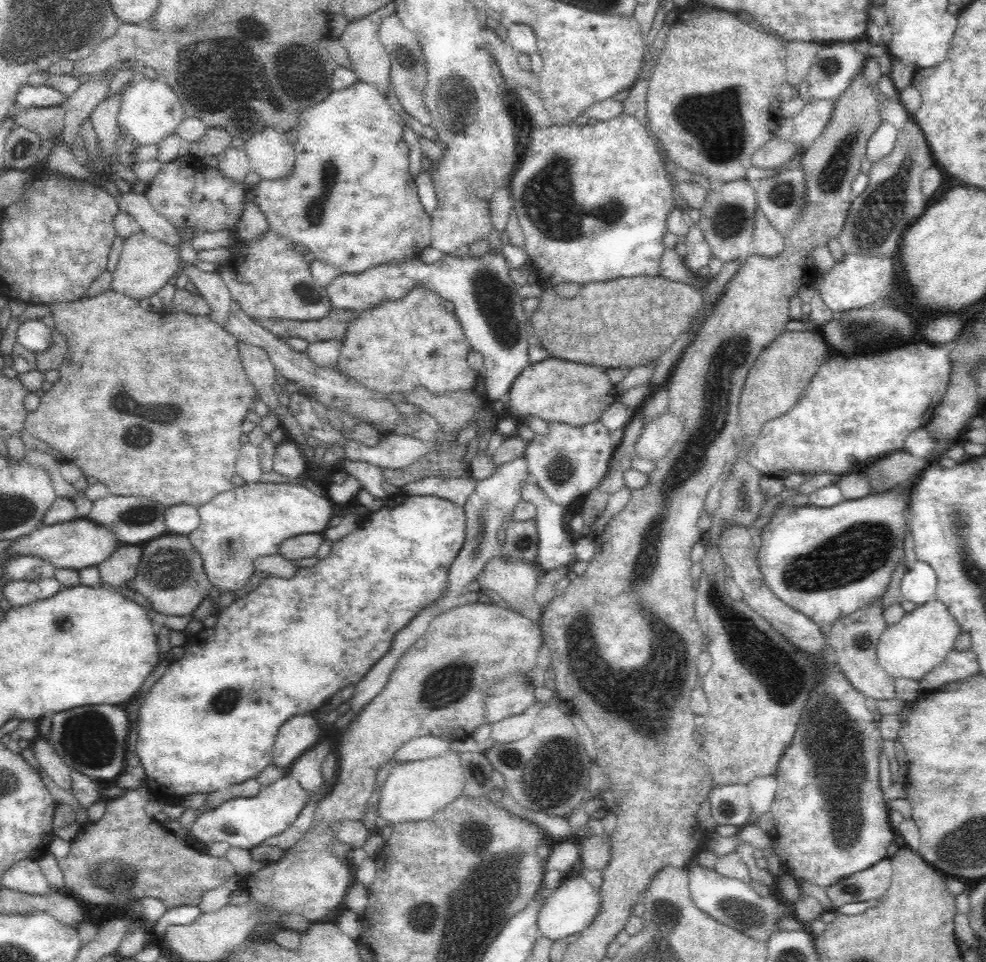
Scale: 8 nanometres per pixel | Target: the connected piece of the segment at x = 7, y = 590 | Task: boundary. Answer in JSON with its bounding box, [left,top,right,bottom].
[3,578,64,606]

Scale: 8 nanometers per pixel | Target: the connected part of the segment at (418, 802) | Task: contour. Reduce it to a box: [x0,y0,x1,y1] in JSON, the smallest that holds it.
[377,750,465,824]

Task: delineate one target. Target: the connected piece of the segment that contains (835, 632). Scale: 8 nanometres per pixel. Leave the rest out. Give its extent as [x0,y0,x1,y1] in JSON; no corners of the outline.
[827,596,895,700]

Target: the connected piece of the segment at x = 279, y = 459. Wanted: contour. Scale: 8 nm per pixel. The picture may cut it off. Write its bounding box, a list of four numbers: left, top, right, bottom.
[274,439,308,478]

